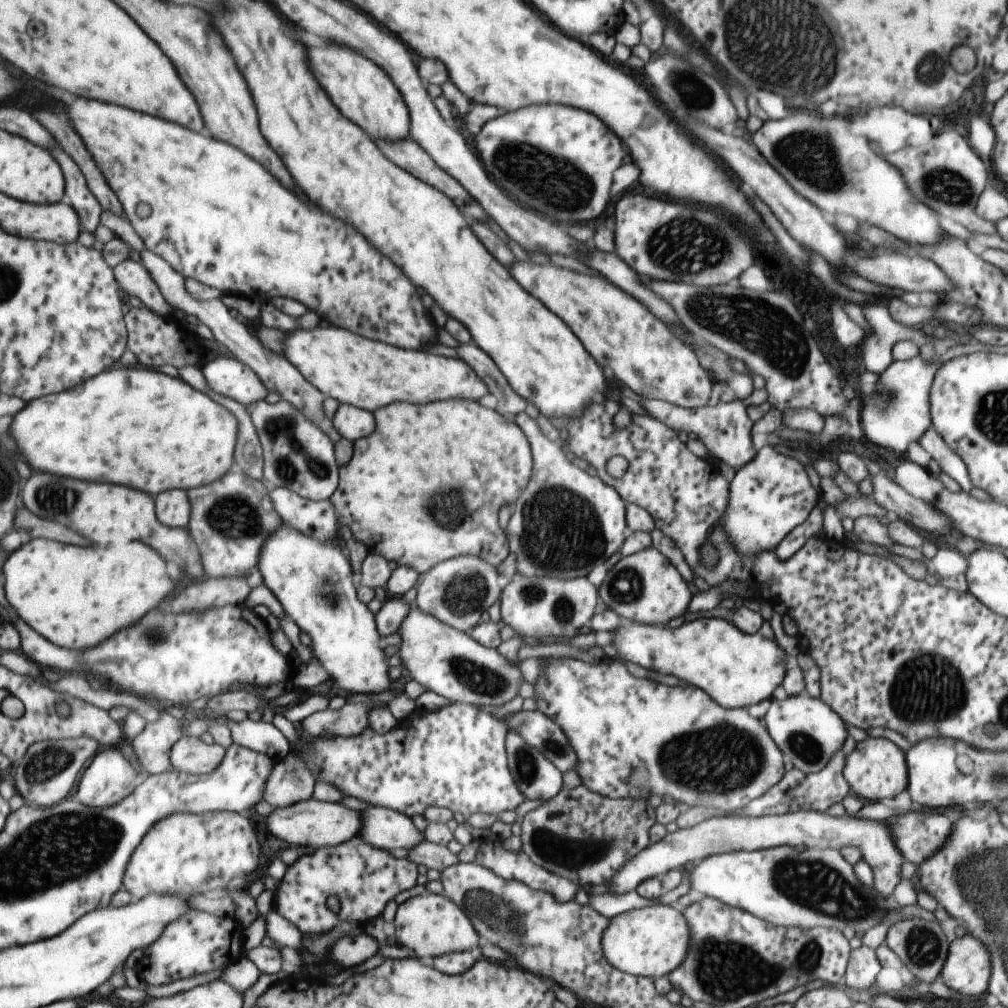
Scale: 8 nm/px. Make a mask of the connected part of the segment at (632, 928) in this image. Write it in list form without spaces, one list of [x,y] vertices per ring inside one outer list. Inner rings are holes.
[[[671,905],[646,906],[614,916],[602,939],[610,964],[622,972],[660,979],[682,966],[691,951],[693,932],[685,914]]]

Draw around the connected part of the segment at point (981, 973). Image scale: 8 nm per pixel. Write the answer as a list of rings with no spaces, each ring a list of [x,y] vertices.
[[[962,936],[950,947],[942,980],[962,996],[980,996],[988,988],[988,978],[992,978],[992,958],[989,946],[982,940]]]

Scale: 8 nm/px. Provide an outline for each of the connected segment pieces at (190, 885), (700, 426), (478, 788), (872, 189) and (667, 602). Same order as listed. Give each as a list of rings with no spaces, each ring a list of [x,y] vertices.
[[[178,812],[164,818],[146,835],[126,872],[125,886],[135,902],[154,894],[200,896],[246,883],[258,868],[262,842],[252,822],[238,812]]]
[[[646,399],[638,401],[647,412],[650,418],[658,418],[660,422],[670,424],[676,432],[686,432],[687,434],[695,434],[697,438],[702,440],[710,455],[713,454],[714,461],[717,463],[724,462],[736,470],[754,460],[757,456],[757,447],[753,443],[751,432],[754,422],[746,413],[747,406],[742,400],[735,399],[731,402],[720,402],[716,406],[708,406],[702,408],[687,409],[666,401],[656,399]]]
[[[453,702],[440,710],[417,710],[408,721],[400,722],[386,734],[374,732],[373,728],[368,727],[362,734],[352,738],[338,736],[336,740],[322,740],[315,737],[314,746],[310,750],[298,750],[302,734],[298,732],[297,724],[290,722],[285,714],[275,715],[273,723],[294,742],[292,754],[296,754],[312,768],[318,781],[336,784],[346,796],[358,798],[370,804],[370,807],[386,807],[412,817],[414,814],[422,816],[424,809],[430,806],[440,806],[468,817],[476,813],[497,815],[514,811],[528,799],[521,792],[509,768],[508,747],[505,744],[508,727],[475,705]]]
[[[798,112],[790,118],[766,120],[752,136],[752,142],[756,142],[769,166],[790,182],[798,194],[828,214],[852,216],[861,224],[878,226],[908,244],[930,246],[951,236],[940,226],[938,212],[910,192],[901,169],[870,150],[866,136],[850,134],[848,126],[850,118],[846,116],[820,118],[810,112]]]
[[[650,547],[636,554],[622,557],[610,568],[600,584],[600,598],[609,609],[614,610],[622,620],[636,624],[666,625],[668,620],[686,612],[688,602],[692,602],[692,592],[688,590],[685,577],[659,549]]]

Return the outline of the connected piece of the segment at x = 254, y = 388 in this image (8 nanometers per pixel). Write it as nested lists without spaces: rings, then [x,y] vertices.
[[[218,357],[203,366],[203,373],[217,392],[222,392],[247,407],[261,403],[270,394],[263,378],[242,360]]]

